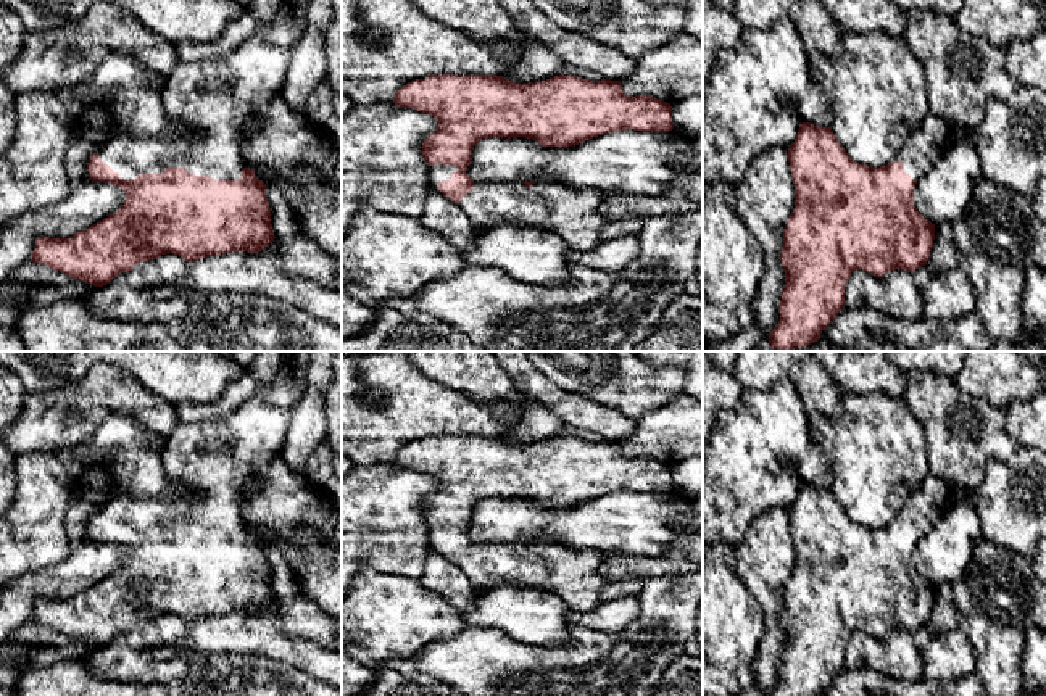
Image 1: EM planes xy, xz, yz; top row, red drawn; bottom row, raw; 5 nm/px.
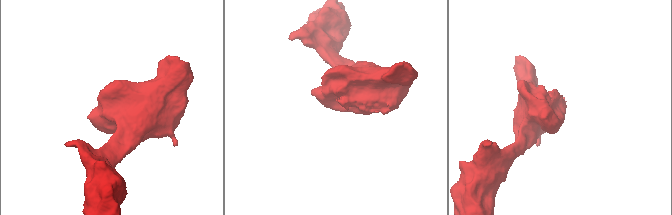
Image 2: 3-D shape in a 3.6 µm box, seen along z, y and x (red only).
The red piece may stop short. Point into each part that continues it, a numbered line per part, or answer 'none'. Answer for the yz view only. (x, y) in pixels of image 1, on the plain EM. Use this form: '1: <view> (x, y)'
1: yz (919, 514)

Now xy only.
1: xy (218, 459)

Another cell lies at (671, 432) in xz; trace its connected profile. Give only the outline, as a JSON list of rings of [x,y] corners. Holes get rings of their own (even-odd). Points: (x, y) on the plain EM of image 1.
[[[682,393],[645,412],[621,446],[629,458],[650,456],[667,464],[703,456],[703,400]]]

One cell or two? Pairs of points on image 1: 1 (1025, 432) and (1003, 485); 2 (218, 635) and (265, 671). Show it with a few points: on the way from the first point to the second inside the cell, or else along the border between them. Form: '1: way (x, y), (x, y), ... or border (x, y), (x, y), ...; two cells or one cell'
1: border (1019, 445), (1029, 448); two cells
2: border (205, 654), (252, 653), (281, 662); two cells

